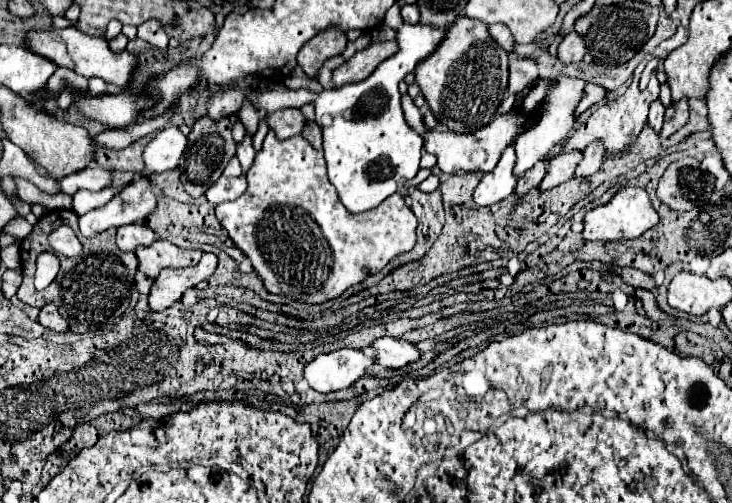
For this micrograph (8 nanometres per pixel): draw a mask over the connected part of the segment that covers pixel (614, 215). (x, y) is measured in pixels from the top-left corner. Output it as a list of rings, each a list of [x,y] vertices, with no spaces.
[[[624,188],[608,204],[590,210],[584,218],[584,240],[590,242],[614,242],[614,240],[632,240],[642,236],[646,230],[658,224],[658,214],[652,208],[652,202],[644,188]]]

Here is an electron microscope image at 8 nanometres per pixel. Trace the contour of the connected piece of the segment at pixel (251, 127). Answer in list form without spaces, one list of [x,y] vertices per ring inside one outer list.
[[[242,108],[242,112],[238,112],[238,120],[244,124],[246,134],[254,134],[260,122],[258,112],[254,112],[254,108]]]

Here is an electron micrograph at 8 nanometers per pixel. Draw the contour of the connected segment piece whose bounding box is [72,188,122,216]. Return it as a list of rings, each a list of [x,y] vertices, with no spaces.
[[[104,188],[102,192],[82,190],[82,192],[74,194],[74,198],[72,198],[72,212],[74,212],[76,216],[84,216],[86,212],[108,204],[120,190],[122,190],[122,188]]]

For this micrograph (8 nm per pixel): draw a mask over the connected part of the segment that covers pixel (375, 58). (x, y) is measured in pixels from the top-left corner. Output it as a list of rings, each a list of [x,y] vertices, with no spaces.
[[[396,40],[370,44],[366,50],[356,52],[350,60],[346,60],[340,68],[334,70],[334,86],[342,86],[342,84],[348,84],[348,82],[364,80],[366,76],[370,76],[370,72],[374,72],[374,68],[380,62],[384,62],[386,58],[390,58],[396,52],[398,52]]]

